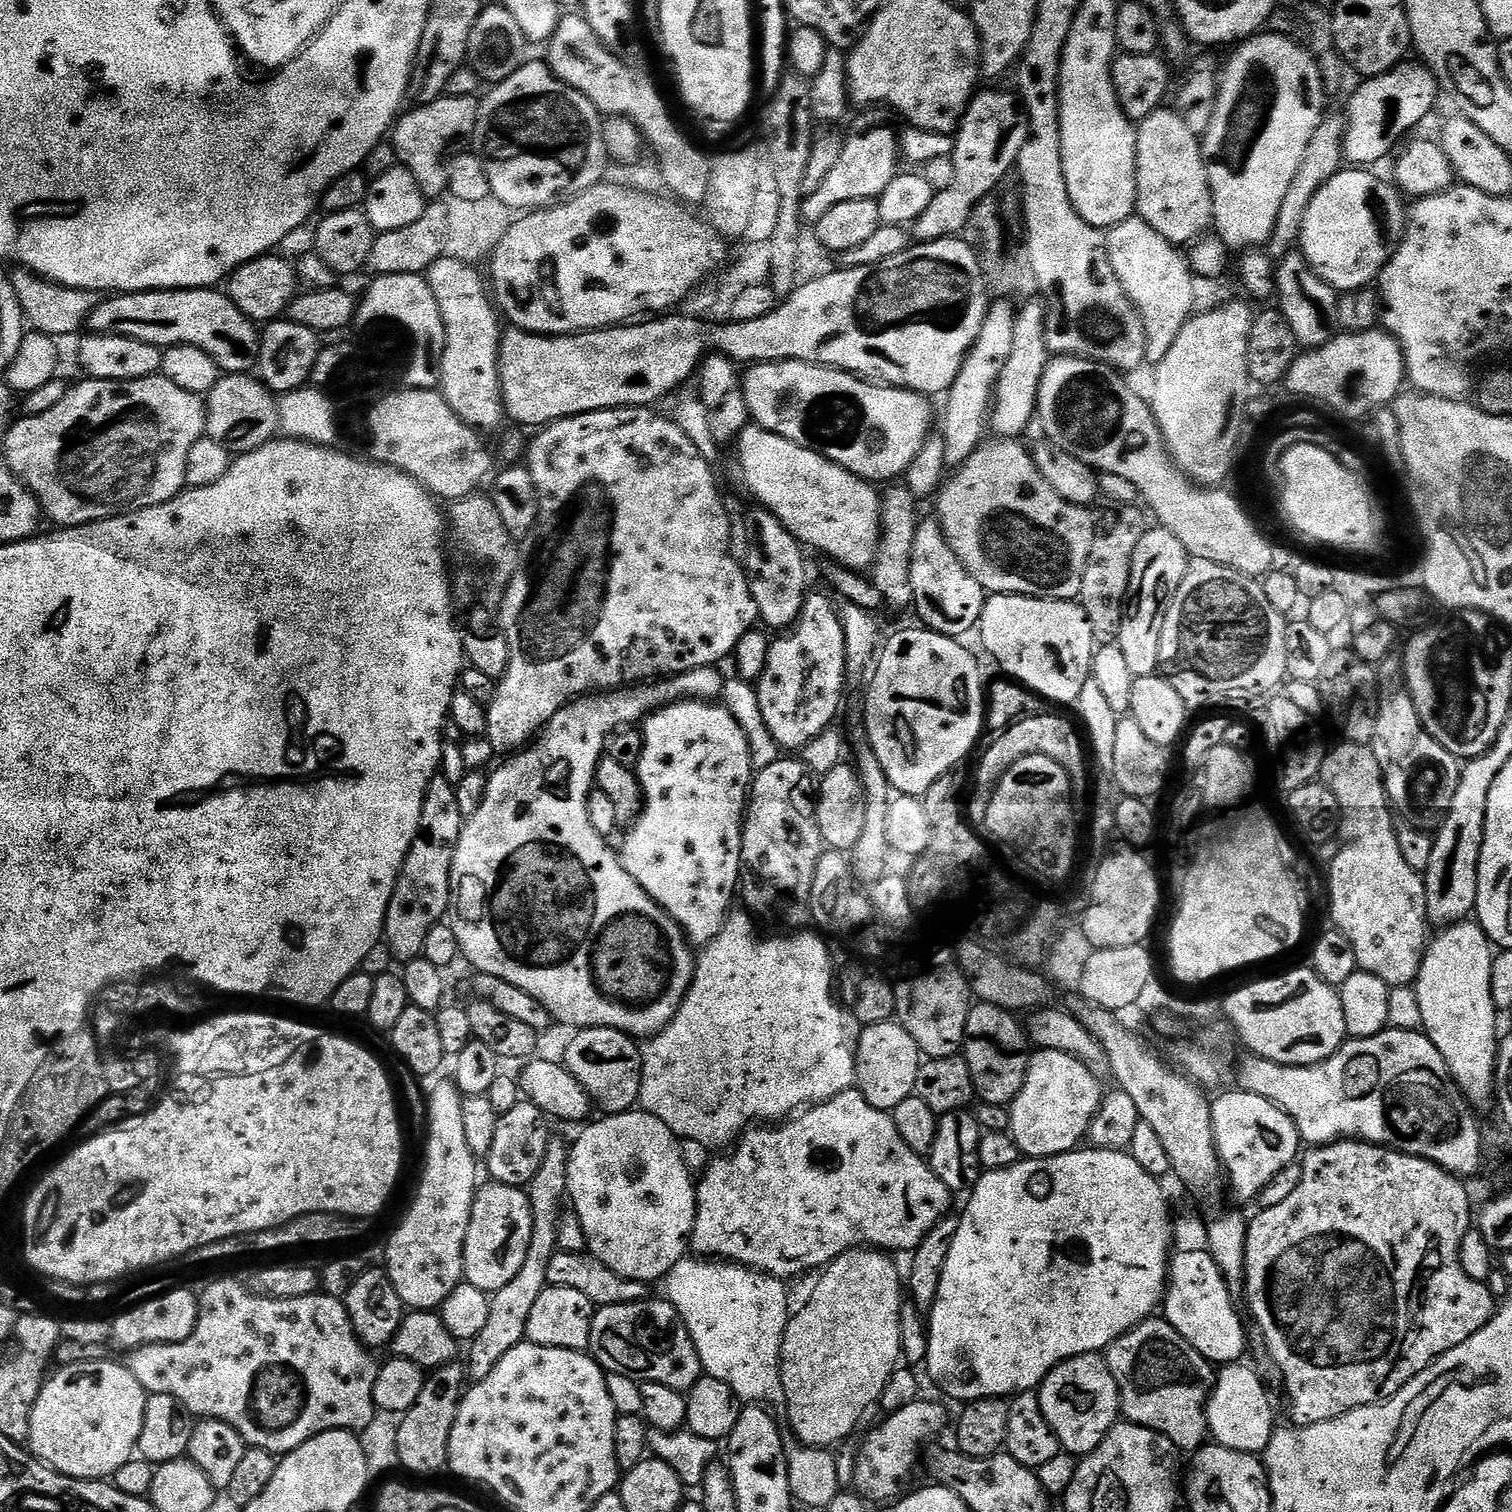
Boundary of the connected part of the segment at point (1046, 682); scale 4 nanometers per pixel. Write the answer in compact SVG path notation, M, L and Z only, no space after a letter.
M992 594L982 606L979 632L981 646L996 659L1005 677L1048 702L1075 705L1079 701L1094 651L1092 631L1079 603Z

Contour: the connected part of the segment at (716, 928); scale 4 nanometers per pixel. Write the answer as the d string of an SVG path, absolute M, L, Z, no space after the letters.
M680 699L643 718L644 741L639 741L640 757L634 767L642 807L640 817L638 812L631 821L633 824L620 844L620 852L618 848L618 861L625 875L684 931L689 940L687 943L695 946L709 944L720 933L720 927L733 907L732 896L734 900L742 871L742 821L754 779L754 770L748 766L748 748L740 733L743 731L727 707L720 705L719 708L718 705L716 702Z

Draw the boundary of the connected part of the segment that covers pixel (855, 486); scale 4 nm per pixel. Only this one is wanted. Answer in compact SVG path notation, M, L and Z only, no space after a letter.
M749 422L740 431L734 441L735 448L740 476L744 479L749 494L756 499L753 501L761 508L769 508L801 545L825 552L829 561L841 564L843 568L848 568L852 572L863 573L871 569L880 545L882 496L879 491L876 493L872 489L875 487L869 481L861 476L855 476L853 472L838 466L832 460L827 460L820 452L815 452L812 448L803 448L801 444L790 442L770 430L761 428L755 422Z

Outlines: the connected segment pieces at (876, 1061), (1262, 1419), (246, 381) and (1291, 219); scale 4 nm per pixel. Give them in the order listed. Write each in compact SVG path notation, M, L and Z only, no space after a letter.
M899 1023L869 1024L859 1033L856 1042L855 1087L870 1106L891 1113L903 1100L912 1095L918 1067L916 1043Z
M1244 1362L1225 1364L1215 1373L1204 1417L1208 1419L1208 1436L1224 1448L1260 1454L1272 1440L1272 1400L1259 1374Z
M224 374L206 397L208 410L207 435L214 438L229 453L249 452L267 444L280 427L280 409L273 393L259 379L248 374Z
M1325 115L1318 130L1314 130L1314 138L1310 138L1310 146L1306 146L1306 154L1302 154L1302 166L1298 166L1298 174L1294 174L1294 182L1290 182L1290 190L1286 190L1286 198L1278 209L1278 222L1274 222L1274 234L1266 245L1266 251L1273 261L1280 261L1287 252L1297 247L1302 218L1306 218L1306 209L1310 206L1311 199L1335 172L1341 171L1343 160L1344 116Z

